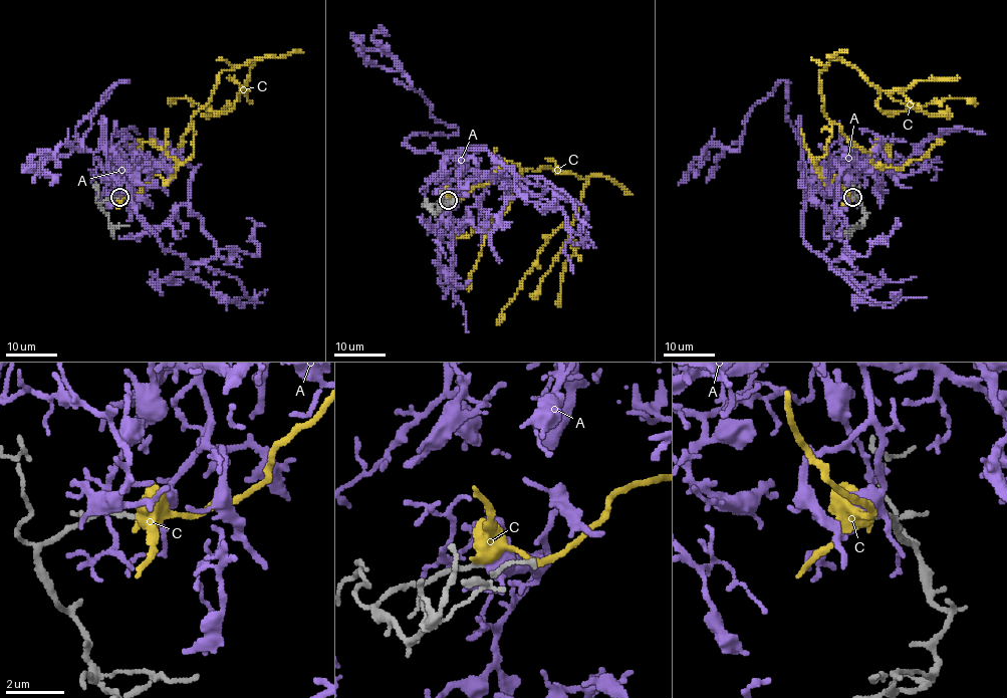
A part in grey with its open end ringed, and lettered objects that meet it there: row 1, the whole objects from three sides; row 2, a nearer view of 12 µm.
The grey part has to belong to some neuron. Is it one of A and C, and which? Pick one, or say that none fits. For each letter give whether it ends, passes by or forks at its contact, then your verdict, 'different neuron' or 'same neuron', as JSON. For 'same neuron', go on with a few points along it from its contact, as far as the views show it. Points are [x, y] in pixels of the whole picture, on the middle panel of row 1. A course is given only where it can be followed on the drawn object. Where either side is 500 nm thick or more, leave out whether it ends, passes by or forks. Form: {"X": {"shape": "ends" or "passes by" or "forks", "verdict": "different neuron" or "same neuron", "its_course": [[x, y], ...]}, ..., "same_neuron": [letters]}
{"A": {"shape": "forks", "verdict": "same neuron", "its_course": [[449, 200], [461, 193], [460, 152], [405, 140], [457, 130], [352, 32]]}, "C": {"shape": "passes by", "verdict": "different neuron"}, "same_neuron": ["A"]}

